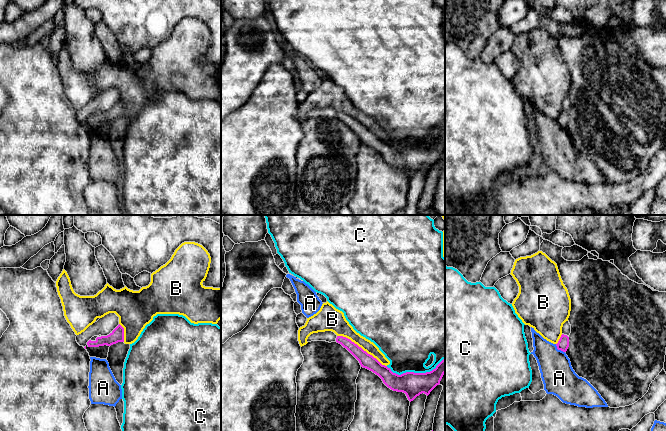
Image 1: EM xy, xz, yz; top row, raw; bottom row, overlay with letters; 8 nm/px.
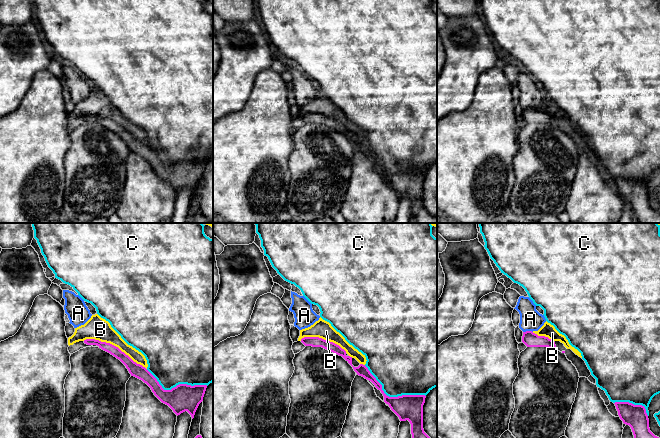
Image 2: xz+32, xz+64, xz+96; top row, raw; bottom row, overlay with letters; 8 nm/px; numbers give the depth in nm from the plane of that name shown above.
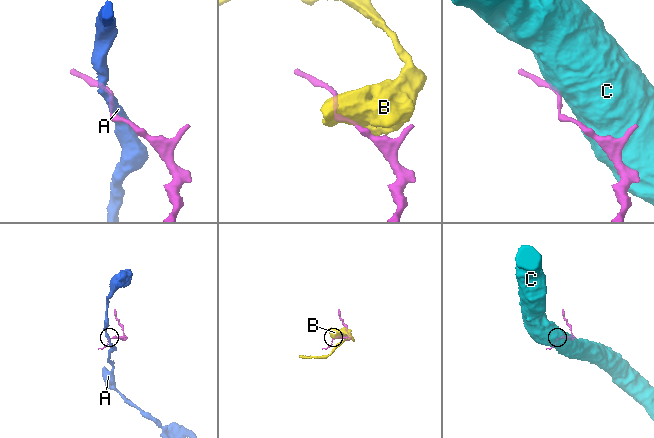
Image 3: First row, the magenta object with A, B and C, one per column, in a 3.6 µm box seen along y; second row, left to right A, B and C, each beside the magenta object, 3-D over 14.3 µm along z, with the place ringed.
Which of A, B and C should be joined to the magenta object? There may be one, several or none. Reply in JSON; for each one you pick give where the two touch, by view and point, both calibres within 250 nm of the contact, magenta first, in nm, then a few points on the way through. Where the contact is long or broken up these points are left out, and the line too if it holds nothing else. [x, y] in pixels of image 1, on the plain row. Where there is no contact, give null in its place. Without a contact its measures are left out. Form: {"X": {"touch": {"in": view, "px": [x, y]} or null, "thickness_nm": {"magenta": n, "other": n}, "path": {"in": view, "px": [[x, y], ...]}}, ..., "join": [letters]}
{"join": []}

